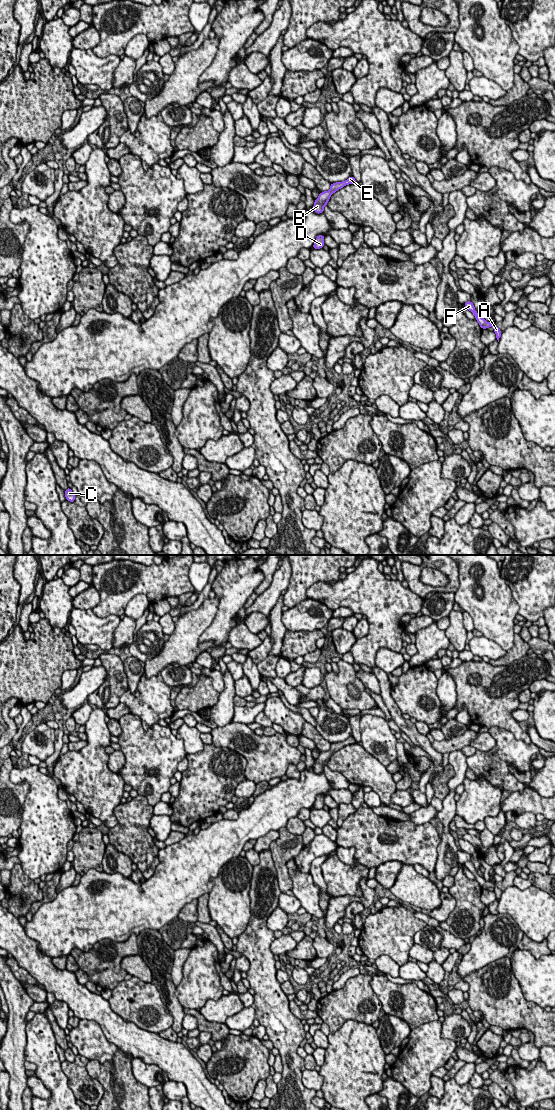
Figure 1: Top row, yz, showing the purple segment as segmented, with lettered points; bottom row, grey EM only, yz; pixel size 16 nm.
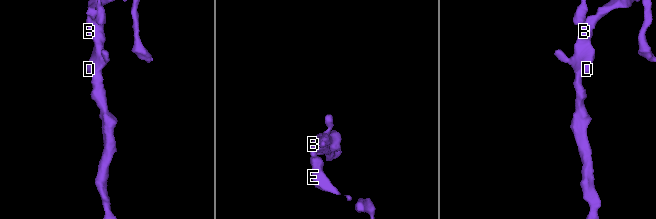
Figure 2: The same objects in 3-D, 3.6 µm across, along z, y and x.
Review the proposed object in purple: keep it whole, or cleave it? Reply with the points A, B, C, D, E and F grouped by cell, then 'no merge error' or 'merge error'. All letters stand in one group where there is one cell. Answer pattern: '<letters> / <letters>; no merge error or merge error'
A B C D E F; no merge error

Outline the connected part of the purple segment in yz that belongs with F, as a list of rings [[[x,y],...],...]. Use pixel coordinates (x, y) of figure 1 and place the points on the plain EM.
[[[471,861],[465,862],[464,866],[473,873],[475,879],[477,880],[477,882],[479,883],[482,889],[487,889],[488,887],[492,887],[494,889],[494,892],[496,894],[496,899],[499,902],[499,899],[502,894],[500,889],[495,884],[492,885],[491,882],[487,882],[483,877],[480,877],[477,871],[475,870],[474,864]]]

